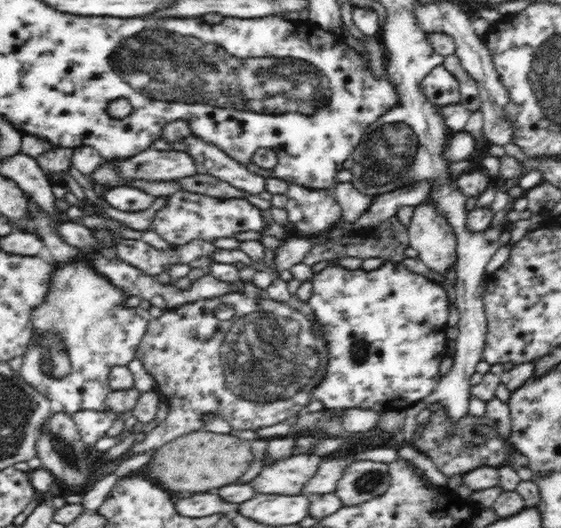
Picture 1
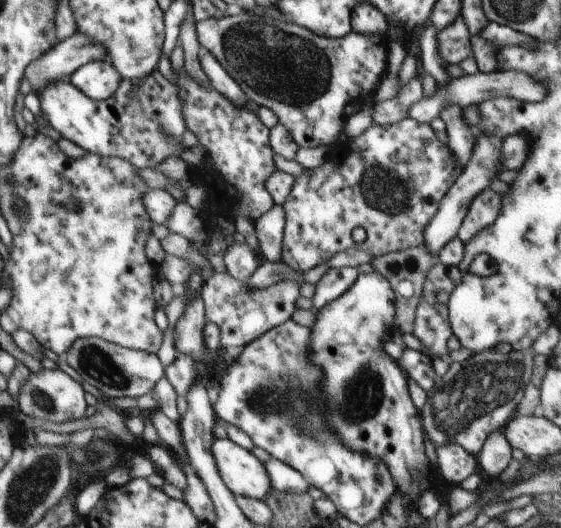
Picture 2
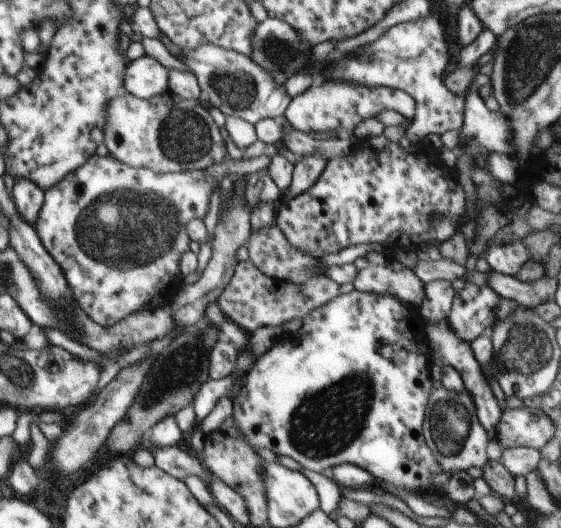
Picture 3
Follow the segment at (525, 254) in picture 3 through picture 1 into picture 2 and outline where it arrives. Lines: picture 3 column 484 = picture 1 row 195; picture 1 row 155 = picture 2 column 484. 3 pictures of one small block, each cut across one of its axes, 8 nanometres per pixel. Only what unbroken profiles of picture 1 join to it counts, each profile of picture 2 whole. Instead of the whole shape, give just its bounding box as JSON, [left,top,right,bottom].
[457,189,502,244]

